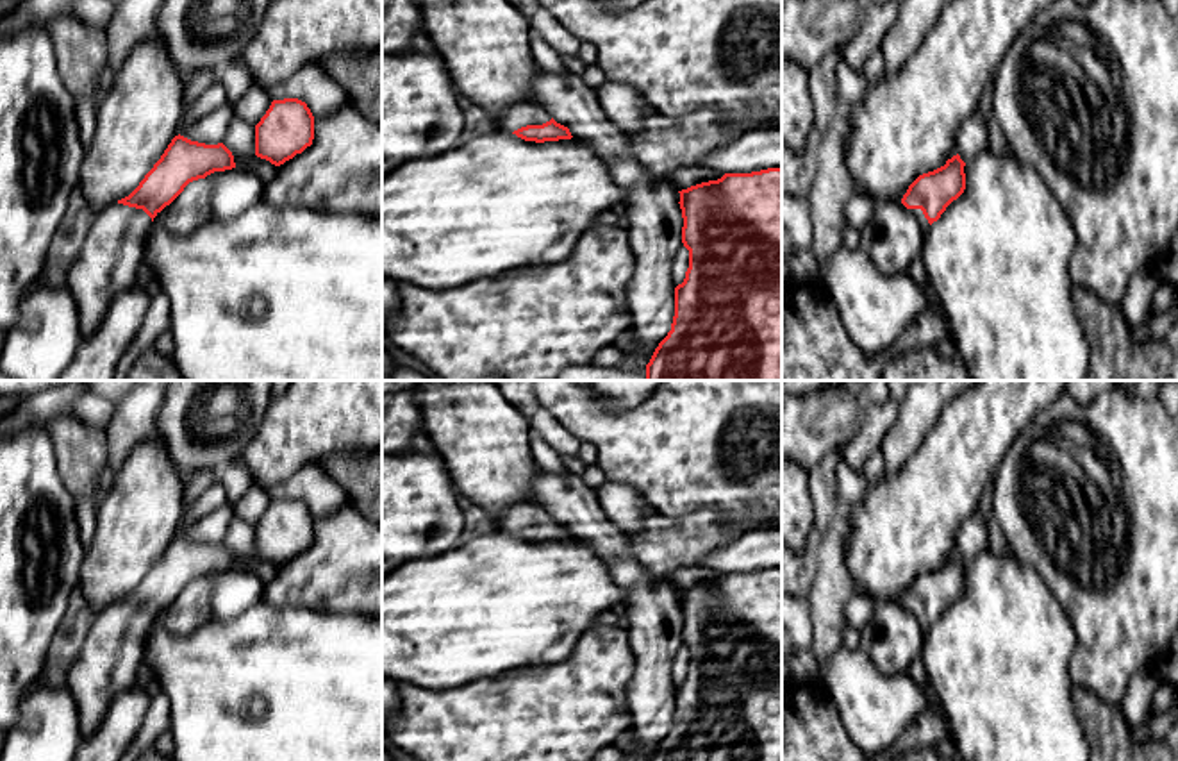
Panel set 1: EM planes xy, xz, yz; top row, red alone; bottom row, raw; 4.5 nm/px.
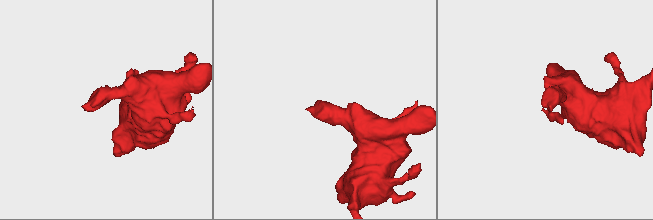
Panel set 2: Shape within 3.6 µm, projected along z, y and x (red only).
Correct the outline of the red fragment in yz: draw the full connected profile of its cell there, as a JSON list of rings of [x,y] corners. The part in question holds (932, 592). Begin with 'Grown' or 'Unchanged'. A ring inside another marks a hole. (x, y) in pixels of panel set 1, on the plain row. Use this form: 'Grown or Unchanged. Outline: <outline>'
Grown. Outline: [[[957,554],[944,566],[919,575],[908,586],[901,604],[917,618],[923,634],[964,593],[964,566],[966,563]]]

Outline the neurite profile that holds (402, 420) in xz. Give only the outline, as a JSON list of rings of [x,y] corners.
[[[416,389],[382,393],[382,454],[409,450],[419,431],[423,431],[423,418]]]

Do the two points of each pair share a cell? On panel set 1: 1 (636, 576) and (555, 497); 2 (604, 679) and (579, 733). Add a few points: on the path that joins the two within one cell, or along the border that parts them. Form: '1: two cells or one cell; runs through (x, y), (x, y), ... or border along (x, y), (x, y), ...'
1: one cell; runs through (616, 554), (577, 513)
2: one cell; runs through (591, 692), (579, 706), (579, 720)

